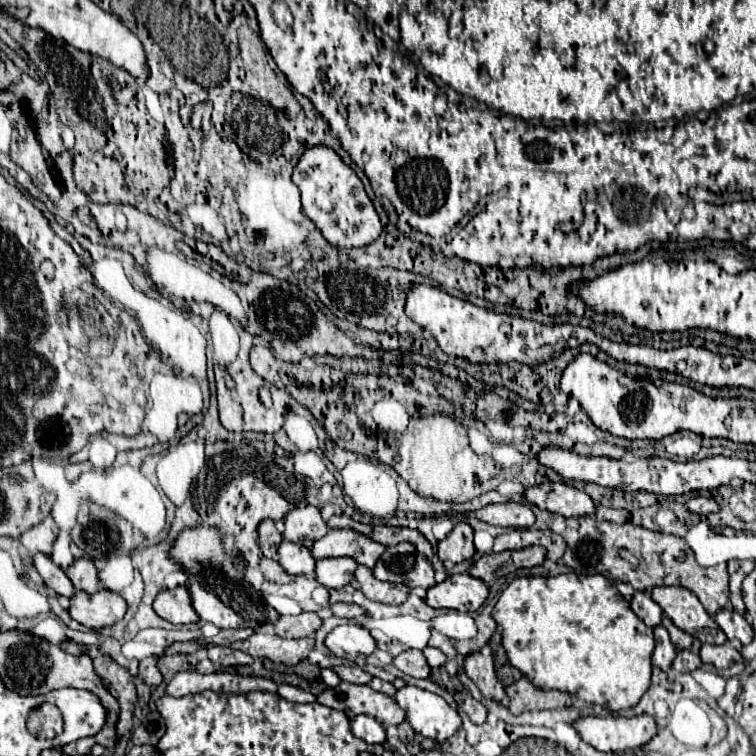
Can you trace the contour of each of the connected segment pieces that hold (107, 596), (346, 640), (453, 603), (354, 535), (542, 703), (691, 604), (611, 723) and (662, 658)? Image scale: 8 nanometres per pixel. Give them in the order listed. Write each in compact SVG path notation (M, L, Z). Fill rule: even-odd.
M78 590L70 598L68 612L82 626L100 630L100 628L112 626L124 618L126 602L110 590L98 590L96 594L86 594L86 592Z
M346 624L346 626L336 626L326 636L326 648L334 656L356 660L358 656L370 656L376 650L376 642L366 628Z
M470 574L448 576L442 584L436 584L426 594L430 608L448 608L460 612L476 612L488 598L488 586Z
M328 530L328 534L312 546L312 556L320 558L352 558L372 568L386 548L354 530Z
M526 676L516 680L506 688L510 698L510 712L520 714L526 710L552 710L562 708L570 702L570 694L560 690L542 690L536 688Z
M658 586L650 592L652 600L660 604L662 612L684 632L708 644L724 644L726 634L708 616L700 600L680 586Z
M640 714L640 716L632 716L632 718L622 718L622 716L604 716L604 718L600 718L600 716L582 716L576 722L572 722L572 726L586 744L590 744L592 748L596 748L600 752L620 752L620 750L636 748L636 746L646 744L656 734L656 722L648 714Z
M662 624L654 628L654 640L656 640L656 648L652 654L652 664L666 672L676 656L676 646L670 642L670 636Z

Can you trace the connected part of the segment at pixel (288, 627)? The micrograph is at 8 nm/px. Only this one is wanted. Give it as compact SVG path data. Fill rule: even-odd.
M302 612L300 616L280 616L274 624L274 632L282 638L306 638L320 628L322 620L314 612Z

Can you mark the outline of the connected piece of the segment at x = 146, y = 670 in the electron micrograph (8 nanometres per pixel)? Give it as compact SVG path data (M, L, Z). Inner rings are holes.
M150 656L150 658L144 658L142 662L140 662L140 674L138 674L142 680L144 680L144 684L148 684L148 686L160 686L162 684L162 674L160 674L160 670L158 670L158 656Z

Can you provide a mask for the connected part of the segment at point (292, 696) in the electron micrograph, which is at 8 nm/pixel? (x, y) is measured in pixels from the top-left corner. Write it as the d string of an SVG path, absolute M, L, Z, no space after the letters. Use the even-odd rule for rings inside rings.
M280 684L278 686L278 694L290 702L298 702L298 704L308 704L308 702L316 702L316 696L298 688L298 686L290 686L290 684Z

